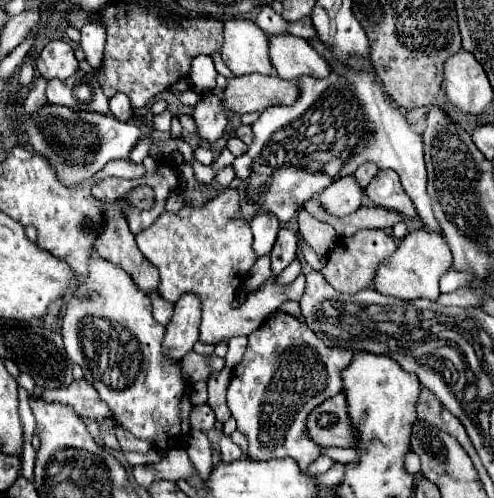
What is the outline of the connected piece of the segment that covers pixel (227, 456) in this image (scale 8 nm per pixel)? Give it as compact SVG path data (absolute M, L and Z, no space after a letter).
M222 436L222 440L220 440L220 452L222 452L222 458L224 458L228 464L242 458L242 450L240 450L228 436Z

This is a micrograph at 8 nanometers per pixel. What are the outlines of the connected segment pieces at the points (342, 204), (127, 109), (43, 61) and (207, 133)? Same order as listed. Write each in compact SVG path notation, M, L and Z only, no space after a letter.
M342 176L342 180L334 180L330 188L324 188L320 194L322 206L334 216L348 216L362 206L364 192L354 176Z
M116 92L114 98L110 98L110 112L122 122L130 122L134 118L130 98L126 94L122 94L122 92Z
M48 42L36 60L36 68L48 80L70 78L78 68L74 48L68 42Z
M218 92L204 96L194 108L194 120L198 124L198 134L208 142L220 138L228 126L226 112L228 110L222 104L222 96Z

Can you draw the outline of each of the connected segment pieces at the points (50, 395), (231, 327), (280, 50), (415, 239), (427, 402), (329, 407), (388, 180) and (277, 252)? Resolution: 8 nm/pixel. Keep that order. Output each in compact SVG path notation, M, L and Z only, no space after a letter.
M74 380L66 388L56 388L56 390L40 390L42 400L50 402L60 402L66 406L72 406L80 416L92 416L92 418L104 418L112 416L110 408L100 400L98 392L90 388L88 380Z
M226 188L204 206L184 206L178 212L164 210L152 226L136 236L140 252L160 270L160 296L164 300L176 302L186 292L194 292L202 298L200 340L210 344L218 344L220 340L226 342L234 336L248 336L286 300L299 302L305 288L302 275L286 286L278 284L274 276L274 280L250 292L242 306L232 306L232 298L242 286L244 274L250 272L258 260L252 248L254 238L250 226L246 220L234 220L234 212L238 212L238 190Z
M292 34L270 36L270 60L280 78L296 82L302 76L326 78L330 64L320 56L310 42Z
M424 228L412 230L400 244L394 256L390 256L376 272L374 286L380 294L402 298L402 300L414 300L414 298L426 298L436 300L440 296L438 284L444 272L452 266L452 252L446 244L444 234L440 232L426 232Z
M422 388L420 396L418 396L418 404L416 404L416 420L418 422L428 422L434 424L436 428L442 428L444 432L450 432L450 436L454 436L458 440L458 444L462 444L462 448L470 454L470 458L478 456L464 426L460 424L460 420L442 406L442 402L434 396L434 392L430 392L428 388Z
M346 394L326 400L308 416L308 436L324 448L356 446L358 434L350 428L350 414L346 412Z
M378 170L378 174L366 186L366 196L376 206L400 212L404 216L416 216L416 208L410 196L402 192L402 182L394 170Z
M282 228L282 230L278 232L276 244L274 244L272 252L270 252L272 272L274 272L274 274L280 274L280 272L296 258L296 250L298 250L296 232L290 230L290 228Z

